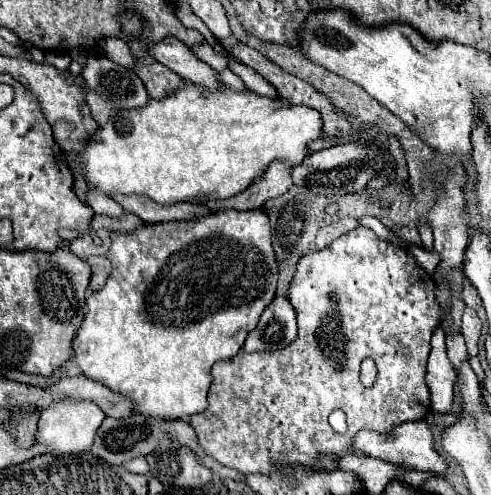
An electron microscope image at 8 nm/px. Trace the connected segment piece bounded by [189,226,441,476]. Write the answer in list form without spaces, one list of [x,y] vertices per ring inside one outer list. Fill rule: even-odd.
[[[359,226],[343,236],[339,236],[337,240],[333,240],[325,250],[319,250],[319,252],[311,252],[311,254],[305,254],[299,262],[297,262],[297,268],[295,268],[295,274],[293,274],[293,280],[291,280],[291,286],[289,286],[289,302],[293,306],[293,310],[297,312],[297,324],[299,324],[299,336],[295,342],[291,342],[287,348],[281,348],[281,350],[273,350],[273,352],[255,352],[255,354],[247,354],[247,352],[239,352],[237,356],[233,356],[231,360],[225,360],[225,362],[217,362],[213,368],[211,368],[211,376],[213,376],[213,382],[211,382],[211,388],[209,388],[209,406],[205,412],[201,412],[201,416],[193,416],[189,418],[189,424],[195,428],[197,432],[197,440],[201,444],[201,448],[205,450],[205,454],[209,454],[211,458],[215,458],[219,464],[225,464],[227,468],[233,468],[241,474],[265,474],[265,476],[271,476],[277,468],[285,468],[285,466],[291,466],[291,468],[303,468],[303,470],[317,470],[317,464],[323,456],[331,456],[333,460],[341,460],[343,456],[347,454],[355,454],[359,458],[367,458],[365,452],[361,452],[353,438],[357,436],[357,432],[361,428],[367,428],[367,430],[375,430],[379,434],[389,434],[393,432],[393,428],[397,428],[399,424],[403,422],[419,422],[427,416],[429,408],[431,408],[431,392],[429,392],[429,386],[425,382],[425,374],[427,374],[427,356],[429,356],[429,350],[431,350],[431,334],[433,334],[433,328],[439,326],[439,320],[441,320],[441,310],[437,308],[437,300],[433,300],[433,278],[415,264],[413,256],[409,254],[409,250],[395,250],[393,246],[389,246],[387,242],[379,240],[375,236],[373,230],[365,228],[365,226]],[[363,358],[371,358],[375,360],[377,364],[377,370],[379,370],[379,376],[373,384],[373,388],[365,388],[361,382],[359,382],[359,366],[363,362]],[[333,410],[343,410],[345,416],[347,416],[347,426],[349,430],[341,436],[337,434],[327,418]]]

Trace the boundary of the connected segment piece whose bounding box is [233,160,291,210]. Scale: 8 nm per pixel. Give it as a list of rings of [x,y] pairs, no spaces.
[[[285,160],[271,162],[261,180],[255,180],[247,190],[233,196],[233,208],[237,208],[237,210],[263,208],[263,204],[267,200],[285,194],[287,188],[291,186],[289,168],[291,168],[291,164]]]

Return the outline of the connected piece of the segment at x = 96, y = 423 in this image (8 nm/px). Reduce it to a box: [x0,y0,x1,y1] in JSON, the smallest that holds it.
[37,404,105,456]

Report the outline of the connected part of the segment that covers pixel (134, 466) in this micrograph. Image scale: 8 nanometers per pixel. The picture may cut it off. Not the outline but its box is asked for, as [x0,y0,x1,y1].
[123,458,149,474]

